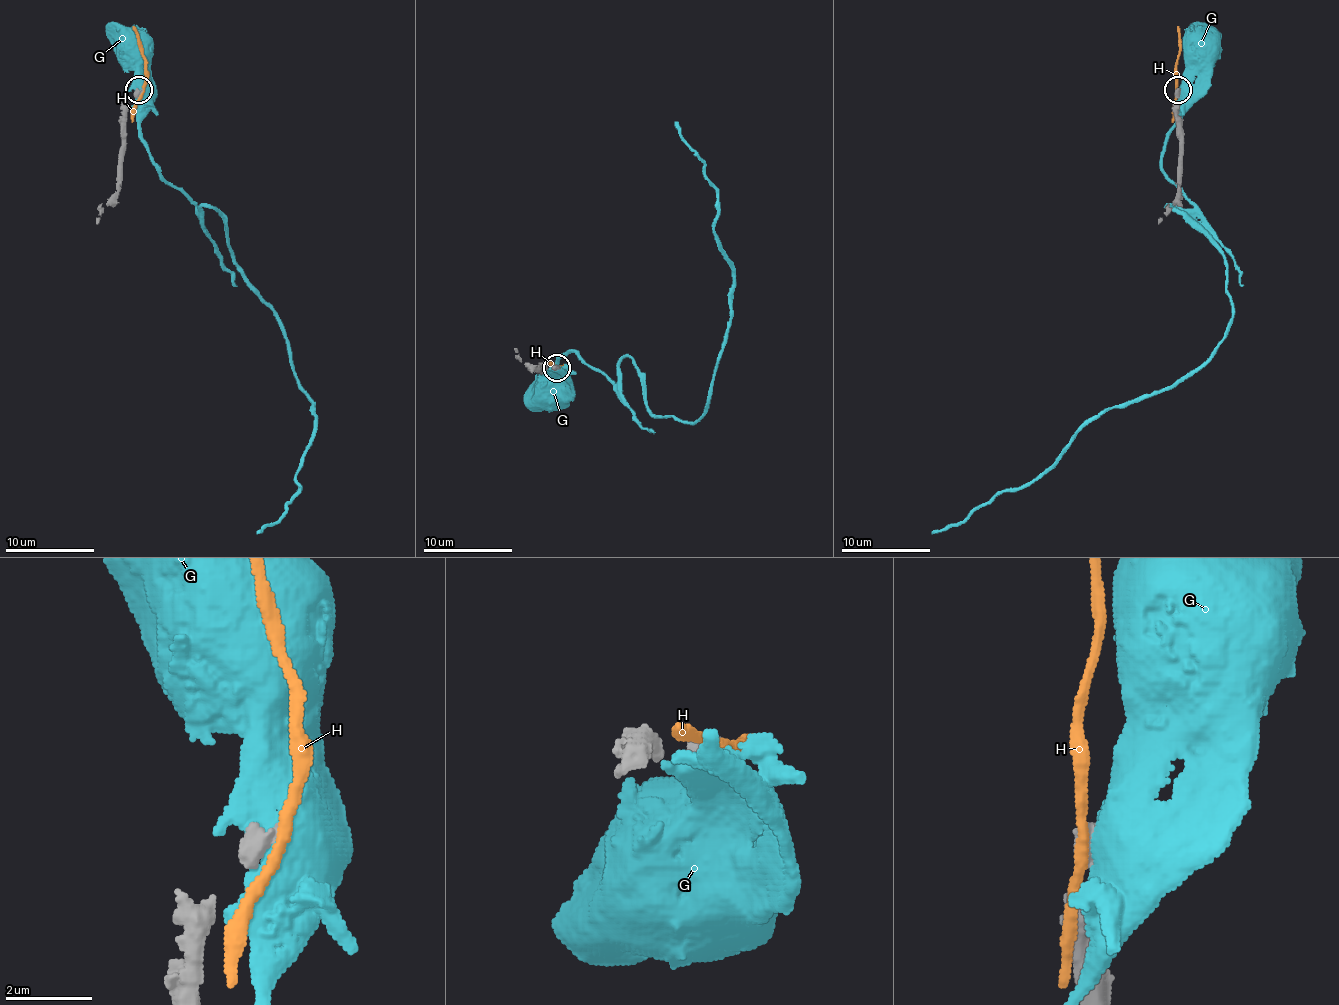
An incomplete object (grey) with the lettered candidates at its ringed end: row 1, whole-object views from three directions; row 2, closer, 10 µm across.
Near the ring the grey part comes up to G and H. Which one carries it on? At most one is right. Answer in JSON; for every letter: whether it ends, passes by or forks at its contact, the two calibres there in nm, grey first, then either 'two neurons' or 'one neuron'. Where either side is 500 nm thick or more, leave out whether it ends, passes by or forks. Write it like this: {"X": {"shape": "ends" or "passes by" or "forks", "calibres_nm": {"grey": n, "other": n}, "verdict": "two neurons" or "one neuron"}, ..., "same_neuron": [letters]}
{"G": {"calibres_nm": {"grey": 480, "other": 550}, "verdict": "two neurons"}, "H": {"shape": "passes by", "calibres_nm": {"grey": 480, "other": 240}, "verdict": "two neurons"}, "same_neuron": []}

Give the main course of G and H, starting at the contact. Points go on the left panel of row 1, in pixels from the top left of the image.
G: (137, 91), (137, 31), (135, 47)
H: (141, 93), (146, 58), (139, 33), (132, 27)

